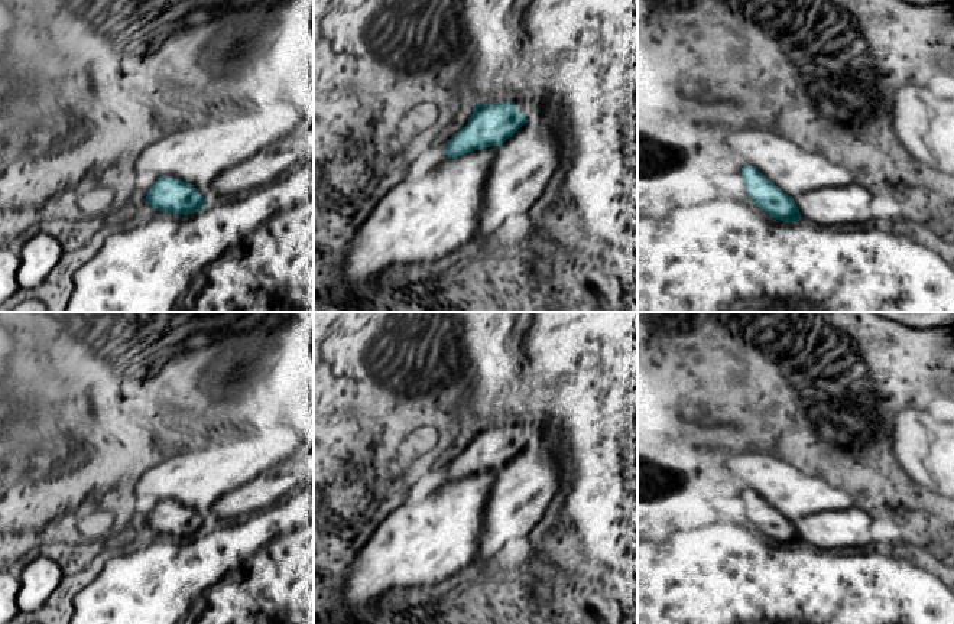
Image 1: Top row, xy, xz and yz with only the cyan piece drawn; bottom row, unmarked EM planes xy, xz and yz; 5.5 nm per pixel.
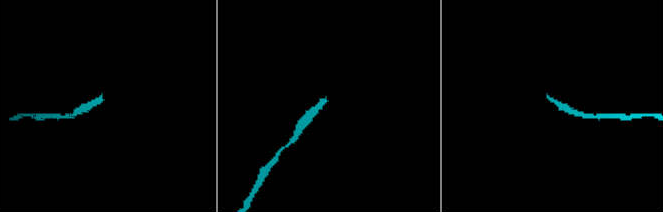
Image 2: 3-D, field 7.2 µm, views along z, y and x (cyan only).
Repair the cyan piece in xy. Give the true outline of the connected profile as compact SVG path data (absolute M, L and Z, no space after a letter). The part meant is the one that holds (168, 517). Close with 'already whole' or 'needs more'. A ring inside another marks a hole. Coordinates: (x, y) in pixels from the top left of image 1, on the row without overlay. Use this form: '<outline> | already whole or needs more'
M160 500L147 514L145 526L156 534L188 539L210 527L210 508L191 508L173 500Z | needs more

